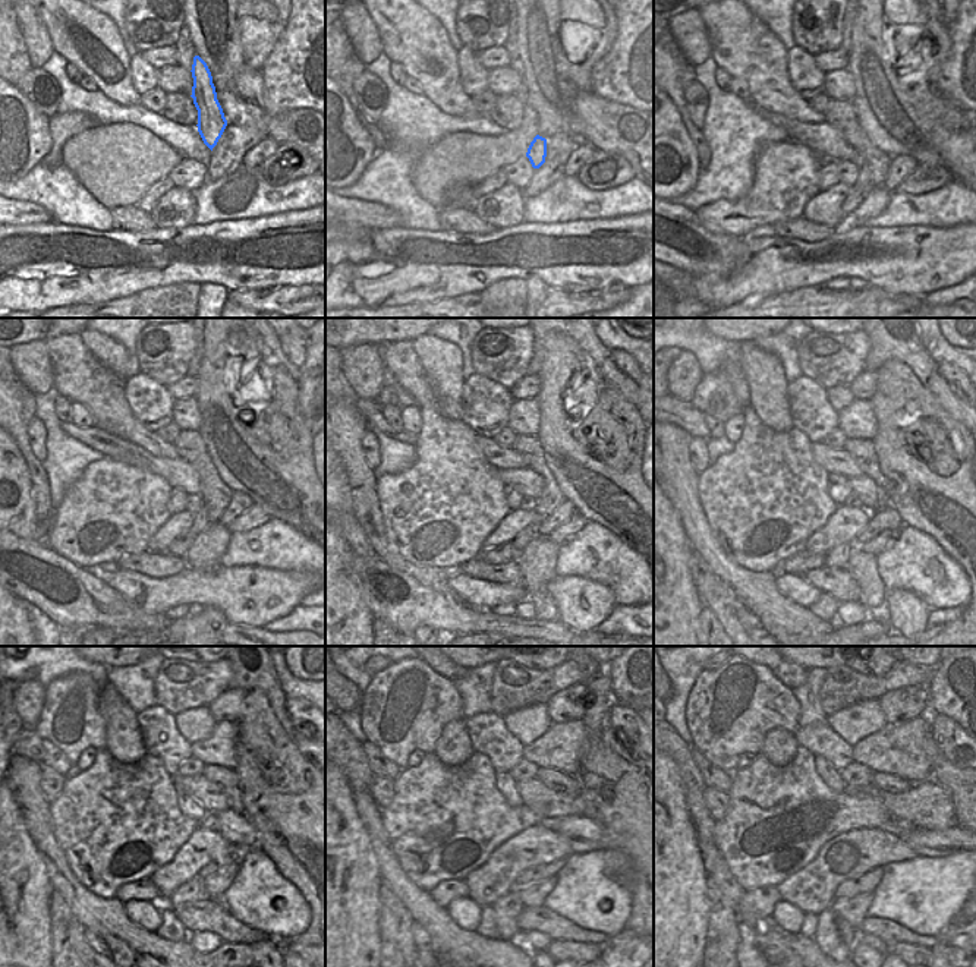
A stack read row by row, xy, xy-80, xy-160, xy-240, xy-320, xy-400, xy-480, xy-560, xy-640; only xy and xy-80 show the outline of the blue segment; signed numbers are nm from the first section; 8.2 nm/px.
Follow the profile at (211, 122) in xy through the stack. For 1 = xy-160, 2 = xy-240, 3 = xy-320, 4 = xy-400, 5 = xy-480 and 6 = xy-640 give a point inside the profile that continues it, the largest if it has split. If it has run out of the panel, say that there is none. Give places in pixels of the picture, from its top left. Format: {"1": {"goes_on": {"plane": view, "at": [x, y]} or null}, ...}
{"1": {"goes_on": {"plane": "xy-160", "at": [862, 180]}}, "2": {"goes_on": {"plane": "xy-240", "at": [200, 517]}}, "3": {"goes_on": {"plane": "xy-320", "at": [529, 532]}}, "4": {"goes_on": {"plane": "xy-400", "at": [838, 557]}}, "5": {"goes_on": {"plane": "xy-480", "at": [192, 890]}}, "6": {"goes_on": {"plane": "xy-640", "at": [834, 935]}}}

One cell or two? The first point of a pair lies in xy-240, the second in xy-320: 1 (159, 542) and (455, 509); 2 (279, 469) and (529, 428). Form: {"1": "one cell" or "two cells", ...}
{"1": "two cells", "2": "two cells"}

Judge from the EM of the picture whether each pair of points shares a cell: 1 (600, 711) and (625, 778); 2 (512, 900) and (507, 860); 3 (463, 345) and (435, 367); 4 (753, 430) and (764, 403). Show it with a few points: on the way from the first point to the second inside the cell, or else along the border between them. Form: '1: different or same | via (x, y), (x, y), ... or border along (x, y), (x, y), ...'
1: same | via (594, 727), (594, 747), (608, 762)
2: different | border along (509, 890), (491, 906)
3: different | border along (428, 333), (456, 346), (463, 378)
4: different | border along (748, 405), (767, 425), (778, 431), (790, 430)

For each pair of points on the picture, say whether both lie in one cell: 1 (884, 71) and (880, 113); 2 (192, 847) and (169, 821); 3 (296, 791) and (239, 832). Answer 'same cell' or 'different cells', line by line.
1: same cell
2: different cells
3: different cells

